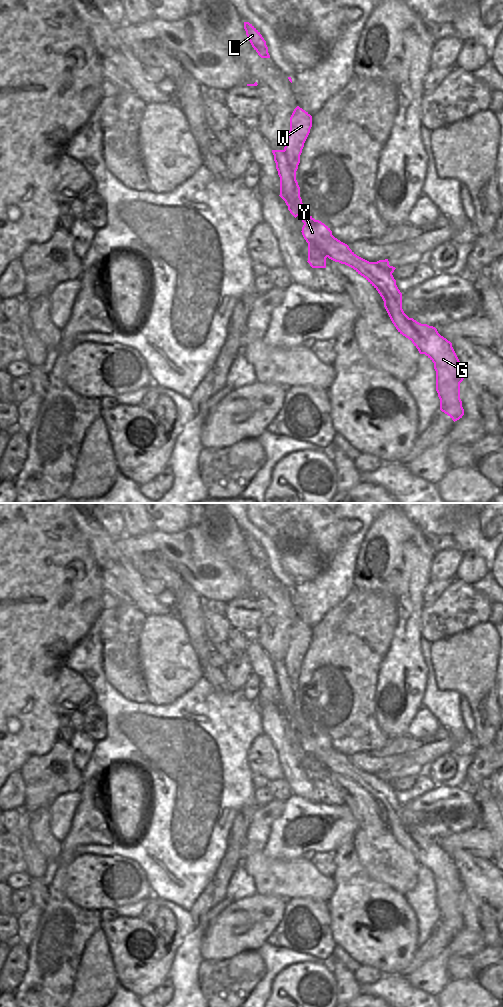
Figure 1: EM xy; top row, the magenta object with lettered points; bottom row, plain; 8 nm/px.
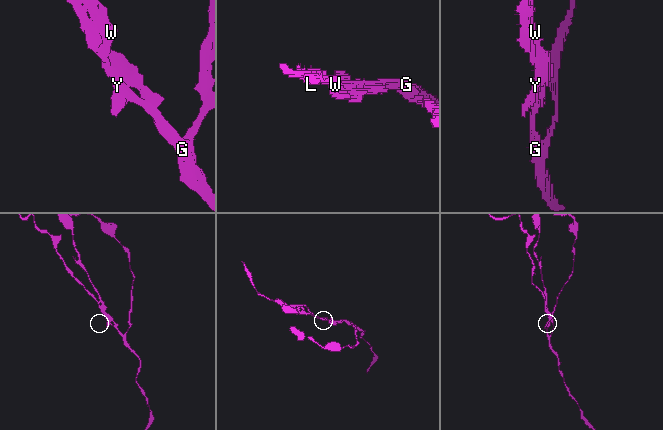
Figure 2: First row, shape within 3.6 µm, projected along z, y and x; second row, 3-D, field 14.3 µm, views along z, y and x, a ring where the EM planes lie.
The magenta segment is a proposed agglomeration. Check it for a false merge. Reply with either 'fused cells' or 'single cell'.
fused cells

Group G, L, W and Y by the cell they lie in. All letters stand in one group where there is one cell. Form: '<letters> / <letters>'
G Y / L W

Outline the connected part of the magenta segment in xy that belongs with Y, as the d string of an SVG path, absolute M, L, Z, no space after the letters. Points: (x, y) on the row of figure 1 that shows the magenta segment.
M324 223L304 224L301 232L308 243L307 262L312 268L326 268L328 257L353 268L378 291L398 332L434 363L440 410L454 422L462 418L464 409L460 399L460 383L464 373L452 343L441 336L435 327L409 318L402 309L402 293L393 275L376 262L357 256L347 244L335 238Z

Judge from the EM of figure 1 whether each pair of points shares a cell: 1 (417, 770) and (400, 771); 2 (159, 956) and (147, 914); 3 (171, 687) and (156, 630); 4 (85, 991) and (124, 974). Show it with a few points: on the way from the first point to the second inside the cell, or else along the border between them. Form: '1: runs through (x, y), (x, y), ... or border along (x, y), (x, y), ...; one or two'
1: runs through (413, 770), (404, 770); one
2: border along (140, 917), (151, 924); two
3: runs through (162, 673), (162, 649), (157, 644); one
4: border along (111, 954), (115, 976), (119, 984); two

